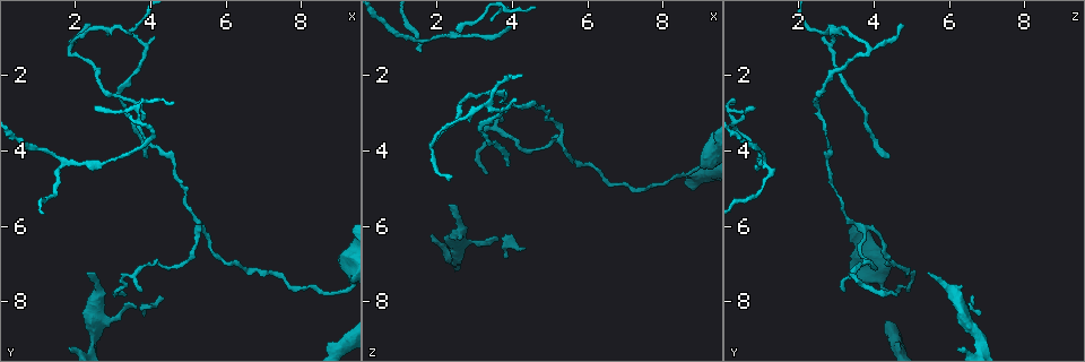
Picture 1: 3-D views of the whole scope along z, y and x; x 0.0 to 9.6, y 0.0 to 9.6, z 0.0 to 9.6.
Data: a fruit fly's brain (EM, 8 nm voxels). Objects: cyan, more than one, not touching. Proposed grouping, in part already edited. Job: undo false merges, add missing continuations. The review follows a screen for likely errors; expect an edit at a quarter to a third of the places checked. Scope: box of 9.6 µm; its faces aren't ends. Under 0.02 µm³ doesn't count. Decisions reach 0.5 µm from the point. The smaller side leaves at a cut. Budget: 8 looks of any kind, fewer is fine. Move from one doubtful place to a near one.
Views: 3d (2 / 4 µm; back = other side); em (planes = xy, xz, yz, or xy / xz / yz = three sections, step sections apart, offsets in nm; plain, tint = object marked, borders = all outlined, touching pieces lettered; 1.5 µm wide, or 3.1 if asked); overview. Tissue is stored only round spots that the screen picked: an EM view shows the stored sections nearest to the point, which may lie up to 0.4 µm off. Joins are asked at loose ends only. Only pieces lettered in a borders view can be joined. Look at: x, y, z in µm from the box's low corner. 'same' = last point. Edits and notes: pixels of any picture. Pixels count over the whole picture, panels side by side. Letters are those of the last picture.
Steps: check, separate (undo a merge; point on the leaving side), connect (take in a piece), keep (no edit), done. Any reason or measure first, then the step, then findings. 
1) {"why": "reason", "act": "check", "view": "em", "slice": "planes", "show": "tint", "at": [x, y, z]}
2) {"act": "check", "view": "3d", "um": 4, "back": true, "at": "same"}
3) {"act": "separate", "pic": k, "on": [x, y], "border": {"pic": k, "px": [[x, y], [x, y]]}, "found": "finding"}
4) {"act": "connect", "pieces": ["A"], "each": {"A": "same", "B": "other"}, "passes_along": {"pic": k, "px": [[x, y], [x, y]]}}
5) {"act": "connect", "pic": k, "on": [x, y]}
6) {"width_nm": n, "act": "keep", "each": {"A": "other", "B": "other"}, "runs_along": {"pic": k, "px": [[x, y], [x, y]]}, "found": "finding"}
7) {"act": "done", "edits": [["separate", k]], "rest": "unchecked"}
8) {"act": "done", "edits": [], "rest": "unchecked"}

{"why": "an open end", "act": "check", "view": "em", "slice": "planes", "show": "borders", "at": [2.40, 7.20, 5.50]}

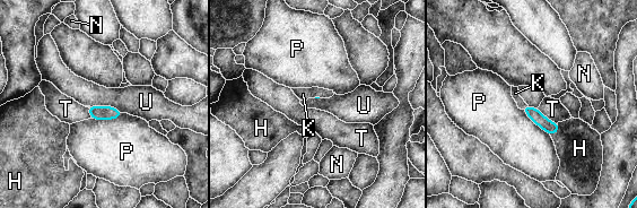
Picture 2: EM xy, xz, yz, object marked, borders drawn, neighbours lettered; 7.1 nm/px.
{"act": "connect", "pic": 2, "on": [515, 93], "each": {"H": "other", "K": "same", "N": "other", "P": "other", "T": "other", "U": "other"}, "found": "it goes on there"}

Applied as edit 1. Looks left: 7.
{"act": "check", "view": "overview"}

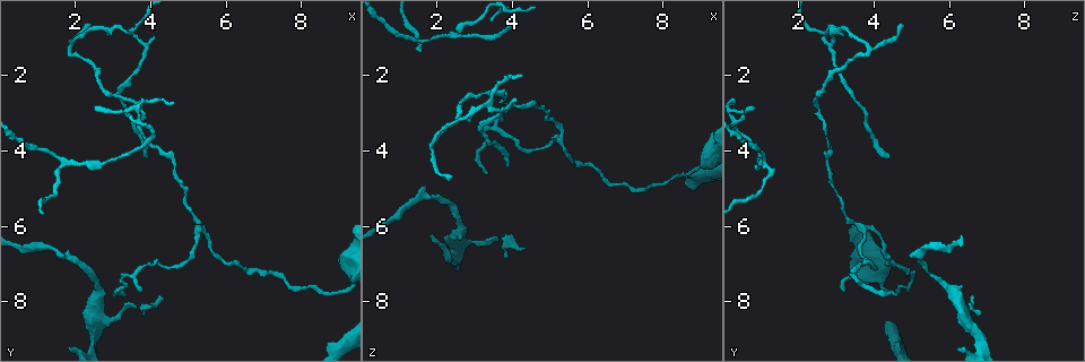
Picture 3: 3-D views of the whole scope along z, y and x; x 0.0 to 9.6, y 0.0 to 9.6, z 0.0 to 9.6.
{"why": "tapers out", "act": "check", "view": "3d", "um": 2, "at": [3.75, 7.75, 3.20]}

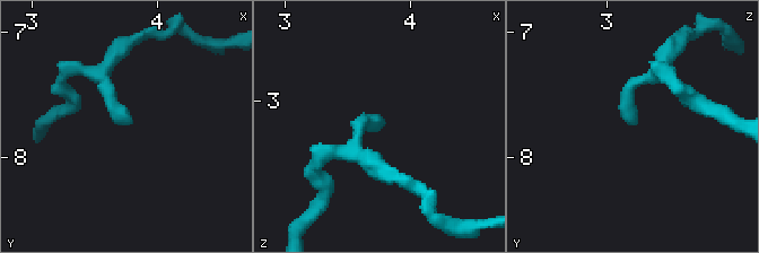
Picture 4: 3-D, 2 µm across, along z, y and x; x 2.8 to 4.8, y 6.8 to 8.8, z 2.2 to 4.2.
{"why": "now the EM", "act": "check", "view": "em", "slice": "xy", "step": 4, "show": "borders", "at": [3.76, 7.76, 3.20]}

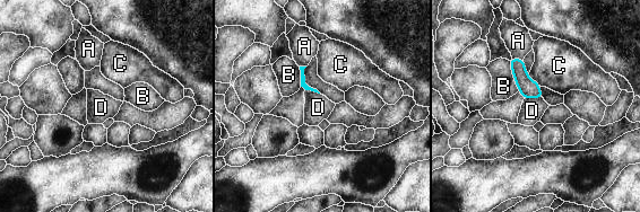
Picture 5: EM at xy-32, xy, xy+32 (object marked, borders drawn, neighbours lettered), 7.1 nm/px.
{"longest_contact_nm": ["B", 220], "act": "keep", "each": {"A": "other", "B": "other", "C": "other", "D": "other"}, "border": {"pic": 5, "px": [[542, 97], [524, 99]]}, "found": "none of them fits"}

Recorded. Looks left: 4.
{"why": "end of a long branch", "act": "check", "view": "3d", "um": 2, "at": [3.90, 4.20, 4.45]}

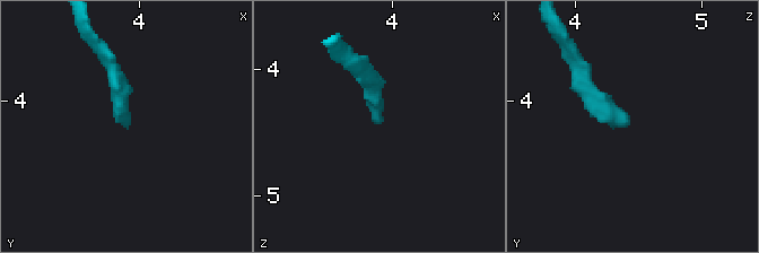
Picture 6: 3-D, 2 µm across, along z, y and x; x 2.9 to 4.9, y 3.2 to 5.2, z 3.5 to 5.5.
{"act": "check", "view": "em", "slice": "yz", "step": 8, "show": "borders", "at": [3.90, 4.14, 4.44]}

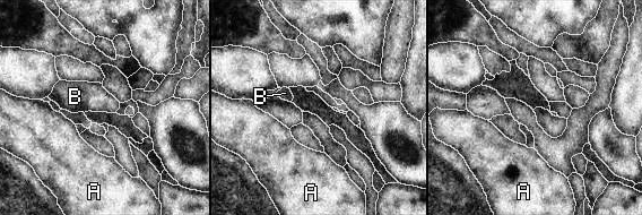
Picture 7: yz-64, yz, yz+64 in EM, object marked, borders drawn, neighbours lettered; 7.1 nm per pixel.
{"why": "cut it another way", "act": "check", "view": "em", "slice": "planes", "show": "borders", "at": "same"}

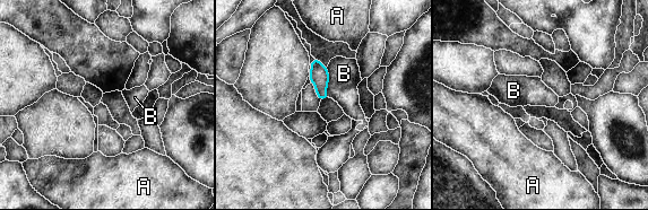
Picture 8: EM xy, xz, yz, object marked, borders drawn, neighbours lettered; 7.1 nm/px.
{"longest_contact_nm": ["B", 200], "act": "keep", "each": {"A": "other", "B": "other"}, "border": {"pic": 8, "px": [[326, 68], [328, 72], [328, 96]]}, "found": "no lettered piece goes on from it"}

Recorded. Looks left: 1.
{"act": "done", "edits": [["connect", 2]], "rest": "unchecked"}

